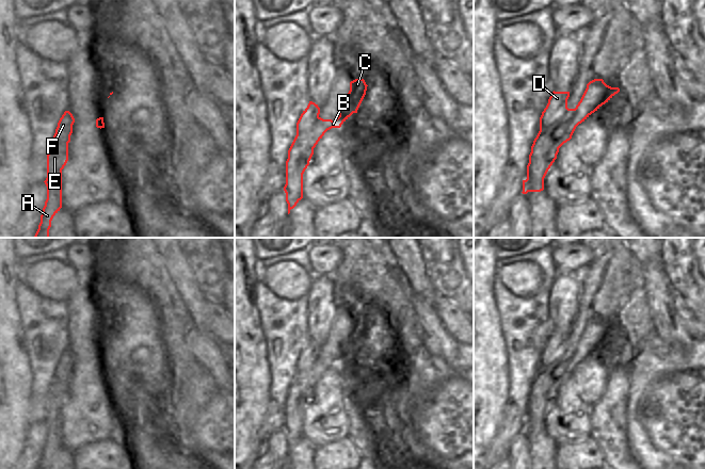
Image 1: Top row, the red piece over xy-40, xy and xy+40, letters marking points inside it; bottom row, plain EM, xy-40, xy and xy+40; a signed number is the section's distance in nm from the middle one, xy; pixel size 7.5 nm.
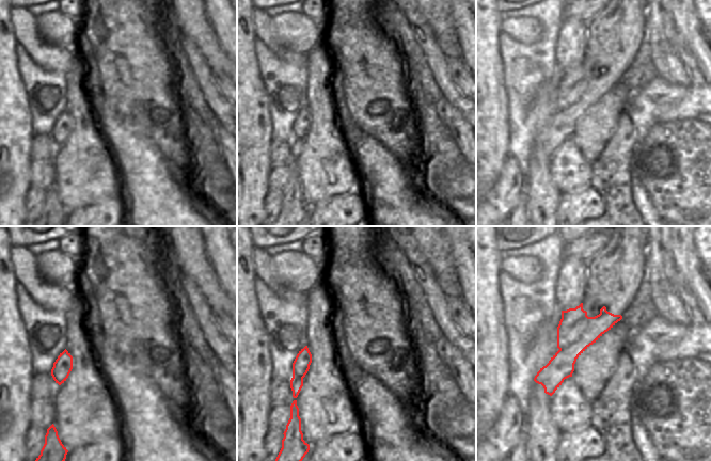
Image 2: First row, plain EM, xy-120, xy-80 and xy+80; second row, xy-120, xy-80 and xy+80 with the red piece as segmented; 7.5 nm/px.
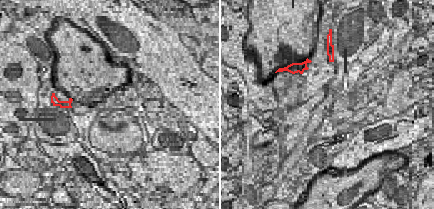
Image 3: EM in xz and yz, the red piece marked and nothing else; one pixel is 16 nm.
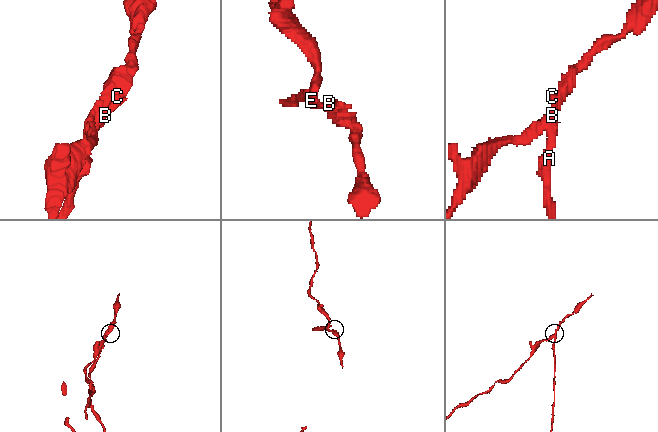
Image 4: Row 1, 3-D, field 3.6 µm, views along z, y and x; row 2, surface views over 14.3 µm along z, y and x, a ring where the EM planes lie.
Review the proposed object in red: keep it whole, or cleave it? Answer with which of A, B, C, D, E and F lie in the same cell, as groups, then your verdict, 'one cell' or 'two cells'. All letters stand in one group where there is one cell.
A B C E / D F | two cells

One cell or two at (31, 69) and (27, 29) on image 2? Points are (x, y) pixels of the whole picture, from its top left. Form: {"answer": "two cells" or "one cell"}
{"answer": "two cells"}

